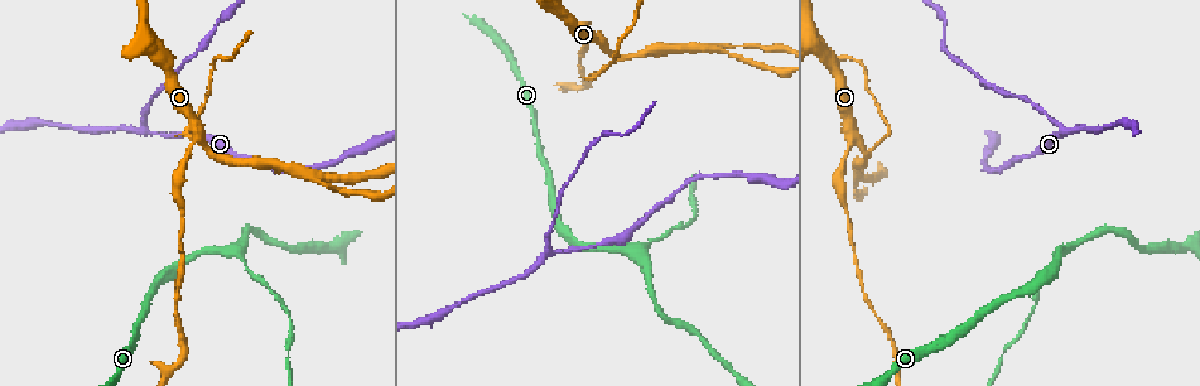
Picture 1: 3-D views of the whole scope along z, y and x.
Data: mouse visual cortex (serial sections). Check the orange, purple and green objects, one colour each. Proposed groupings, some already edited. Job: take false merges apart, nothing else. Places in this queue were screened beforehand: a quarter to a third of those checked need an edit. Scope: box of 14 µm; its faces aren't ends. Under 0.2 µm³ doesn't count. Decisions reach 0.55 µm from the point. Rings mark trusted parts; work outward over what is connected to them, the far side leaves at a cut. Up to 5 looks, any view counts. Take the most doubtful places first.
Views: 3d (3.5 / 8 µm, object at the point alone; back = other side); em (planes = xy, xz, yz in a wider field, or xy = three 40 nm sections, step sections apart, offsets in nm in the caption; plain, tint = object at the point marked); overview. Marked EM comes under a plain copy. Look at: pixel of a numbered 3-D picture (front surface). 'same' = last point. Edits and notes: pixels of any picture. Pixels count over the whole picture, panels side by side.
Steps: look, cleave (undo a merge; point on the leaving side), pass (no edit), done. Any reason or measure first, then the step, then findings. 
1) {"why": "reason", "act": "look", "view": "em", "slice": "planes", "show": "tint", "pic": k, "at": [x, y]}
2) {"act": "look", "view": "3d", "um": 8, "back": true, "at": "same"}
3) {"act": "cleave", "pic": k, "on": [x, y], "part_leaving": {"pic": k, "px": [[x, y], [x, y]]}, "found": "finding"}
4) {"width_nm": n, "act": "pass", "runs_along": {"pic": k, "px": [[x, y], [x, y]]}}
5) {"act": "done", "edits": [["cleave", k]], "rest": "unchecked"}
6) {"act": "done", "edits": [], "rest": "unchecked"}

{"why": "a fork", "act": "look", "view": "3d", "um": 3.5, "pic": 1, "at": [627, 252]}

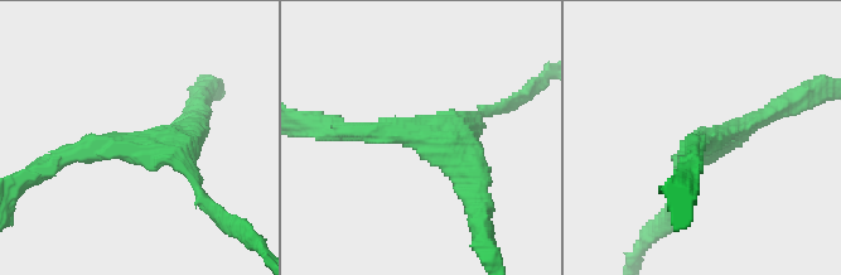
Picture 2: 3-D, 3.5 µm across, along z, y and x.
{"why": "need the tissue", "act": "look", "view": "em", "slice": "planes", "show": "tint", "pic": 2, "at": [136, 146]}

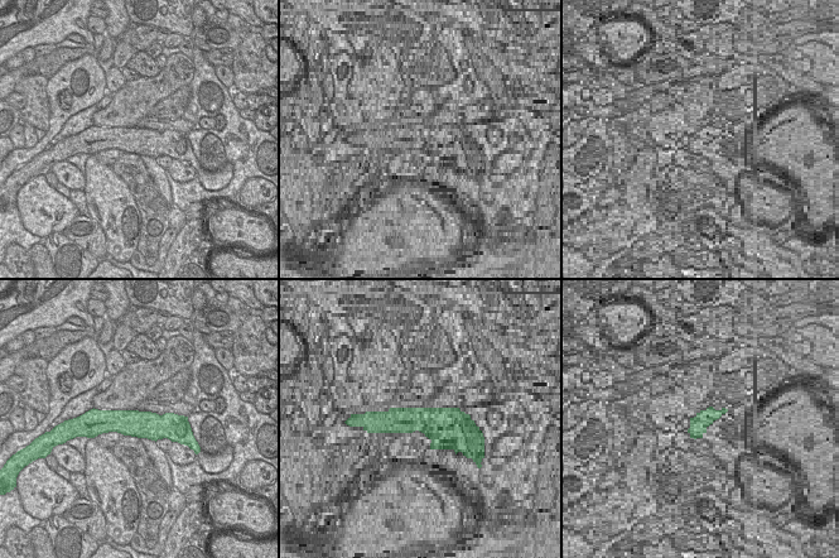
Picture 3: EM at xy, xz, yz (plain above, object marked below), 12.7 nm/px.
{"arm_widths_nm": [200, 250, 300], "act": "pass", "found": "continuous, no second cell"}

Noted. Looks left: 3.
{"why": "branch point", "act": "look", "view": "3d", "um": 8, "pic": 1, "at": [618, 61]}

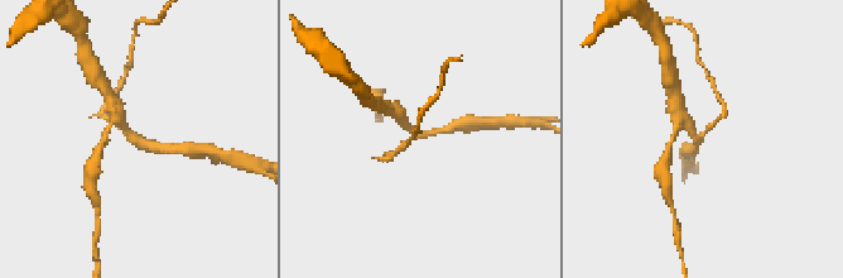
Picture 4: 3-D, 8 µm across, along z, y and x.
{"why": "zoom in", "act": "look", "view": "3d", "um": 3.5, "pic": 4, "at": [133, 137]}

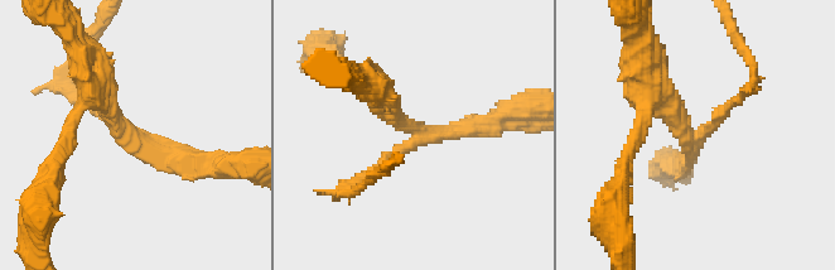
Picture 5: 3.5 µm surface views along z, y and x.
{"arms": 3, "arm_widths_nm": [150, 250, 350], "why": "shape alone is not enough", "act": "look", "view": "em", "slice": "xy", "step": 3, "show": "tint", "pic": 5, "at": [692, 135]}

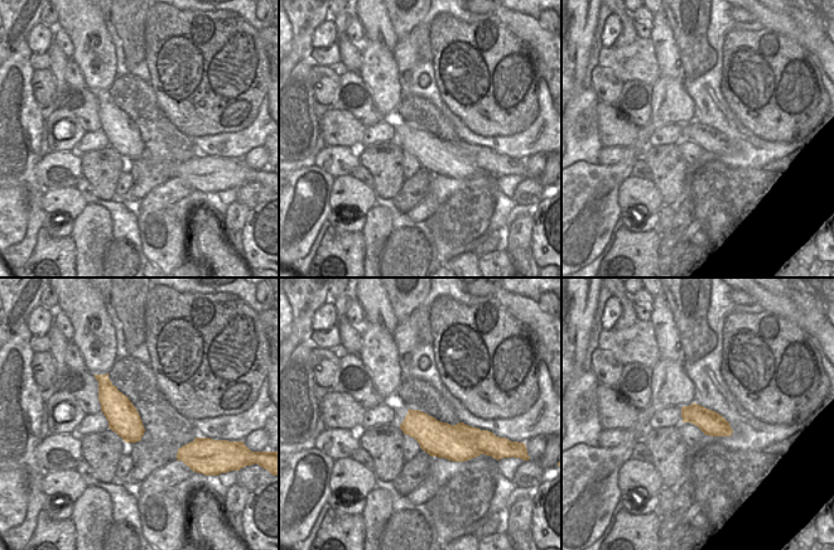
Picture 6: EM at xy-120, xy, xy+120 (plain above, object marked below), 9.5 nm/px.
{"act": "cleave", "pic": 5, "on": [720, 114], "found": "two cells meet here"}

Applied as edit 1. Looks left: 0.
{"act": "done", "edits": [["cleave", 5]], "rest": "unchecked"}

